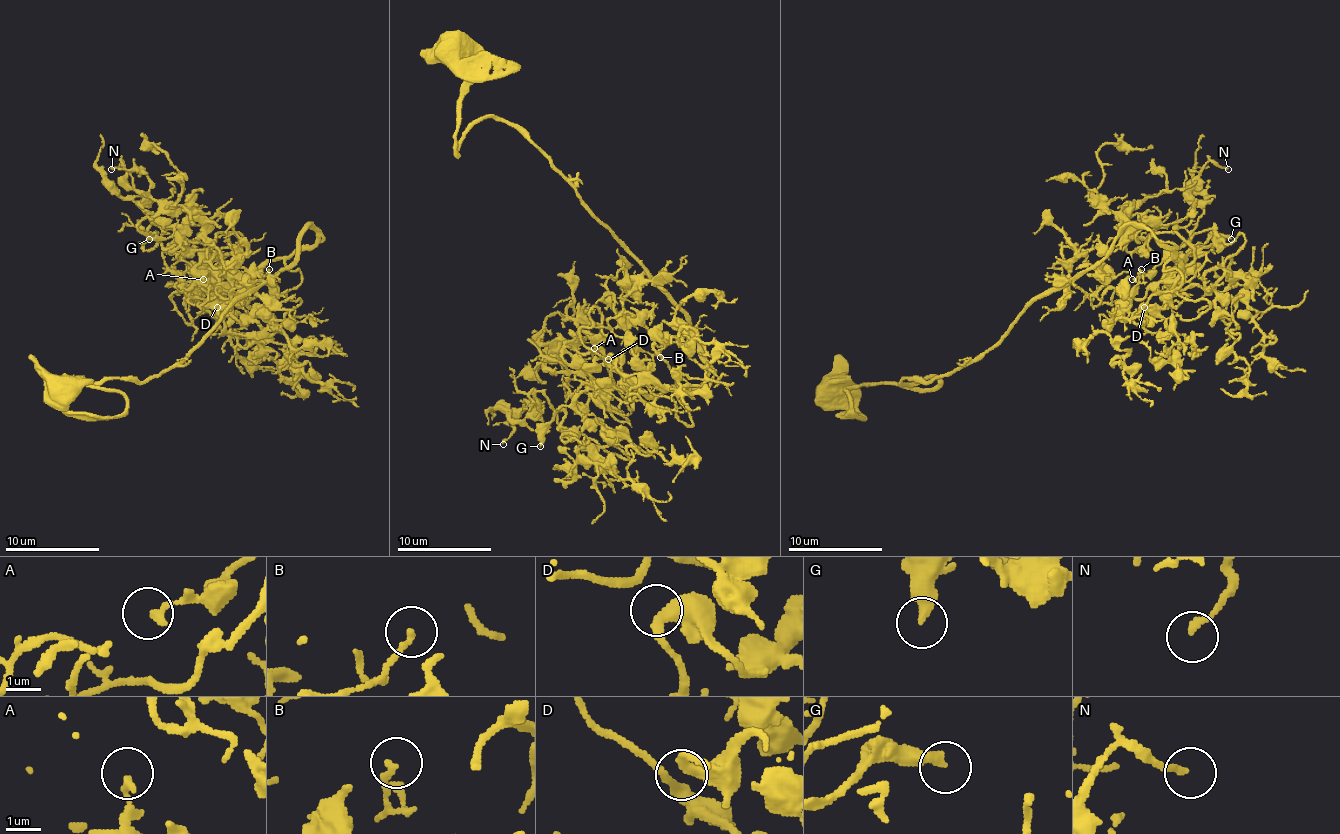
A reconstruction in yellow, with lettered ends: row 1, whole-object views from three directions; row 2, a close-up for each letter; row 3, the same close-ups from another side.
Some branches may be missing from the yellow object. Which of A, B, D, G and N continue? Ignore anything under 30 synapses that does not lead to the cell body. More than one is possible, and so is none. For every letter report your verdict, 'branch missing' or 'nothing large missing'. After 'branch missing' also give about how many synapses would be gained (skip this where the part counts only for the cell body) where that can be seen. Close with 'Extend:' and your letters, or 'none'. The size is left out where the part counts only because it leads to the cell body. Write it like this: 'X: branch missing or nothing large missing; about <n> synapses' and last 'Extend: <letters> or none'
A: nothing large missing
B: nothing large missing
D: nothing large missing
G: branch missing; about 40 synapses
N: nothing large missing
Extend: G

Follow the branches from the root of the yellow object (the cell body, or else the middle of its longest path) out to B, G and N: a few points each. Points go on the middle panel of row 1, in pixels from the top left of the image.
B: (456, 45), (517, 66), (468, 87), (456, 150), (503, 117), (550, 162), (644, 270), (608, 326), (660, 357)
G: (456, 45), (517, 66), (468, 87), (456, 150), (508, 120), (644, 270), (580, 329), (606, 397), (540, 446)
N: (456, 45), (517, 66), (456, 150), (508, 120), (644, 270), (580, 329), (606, 397), (503, 444)

